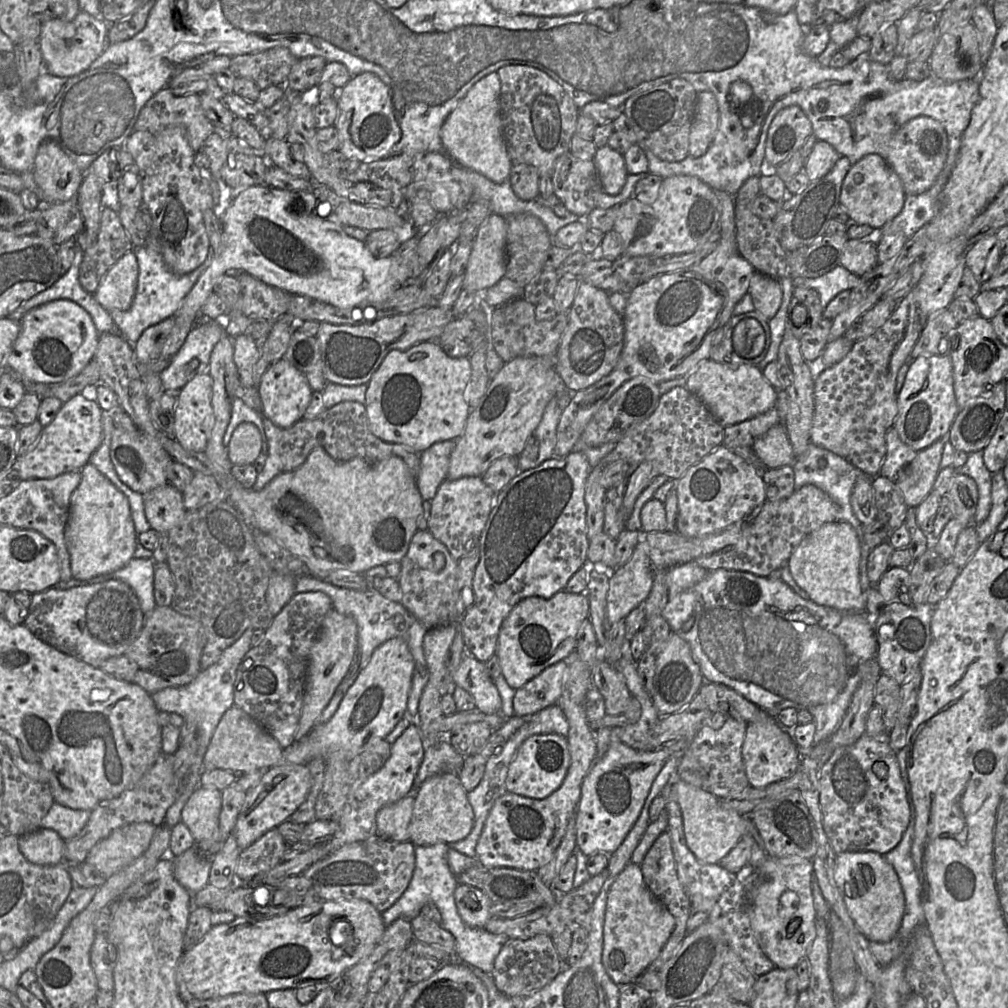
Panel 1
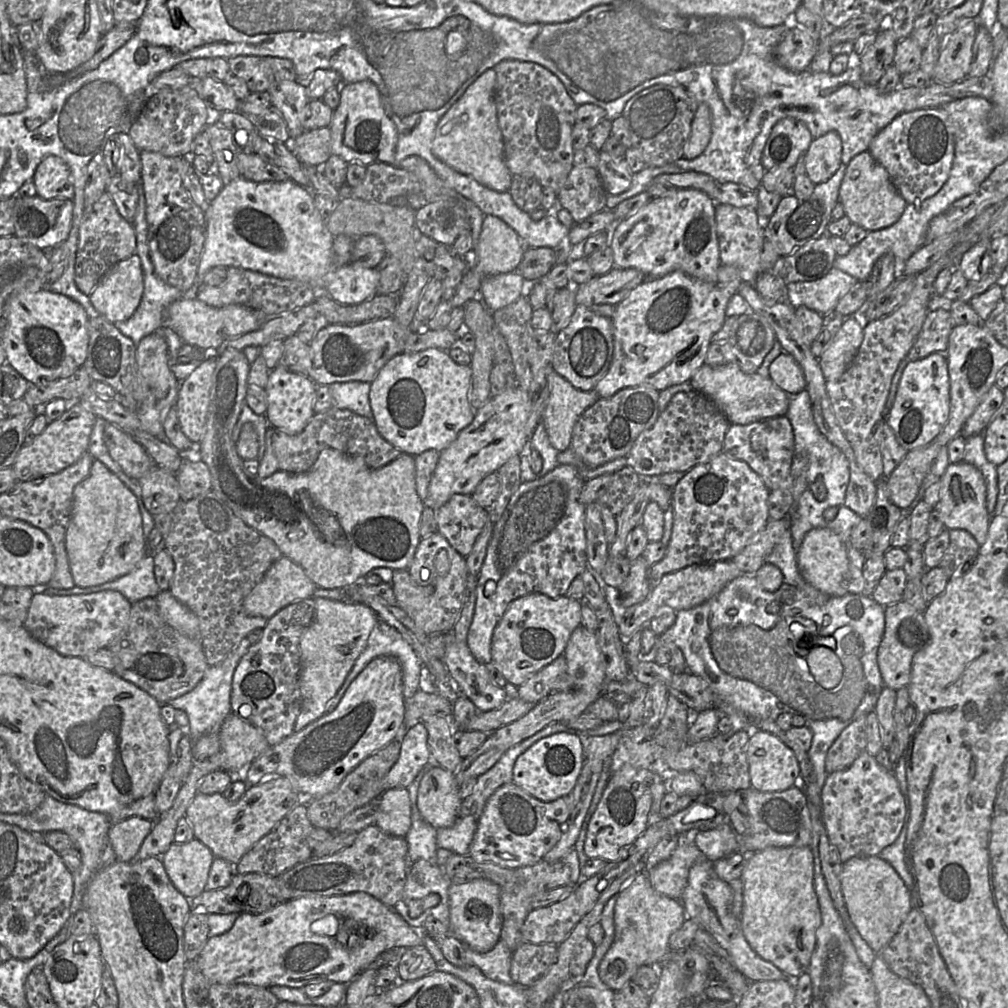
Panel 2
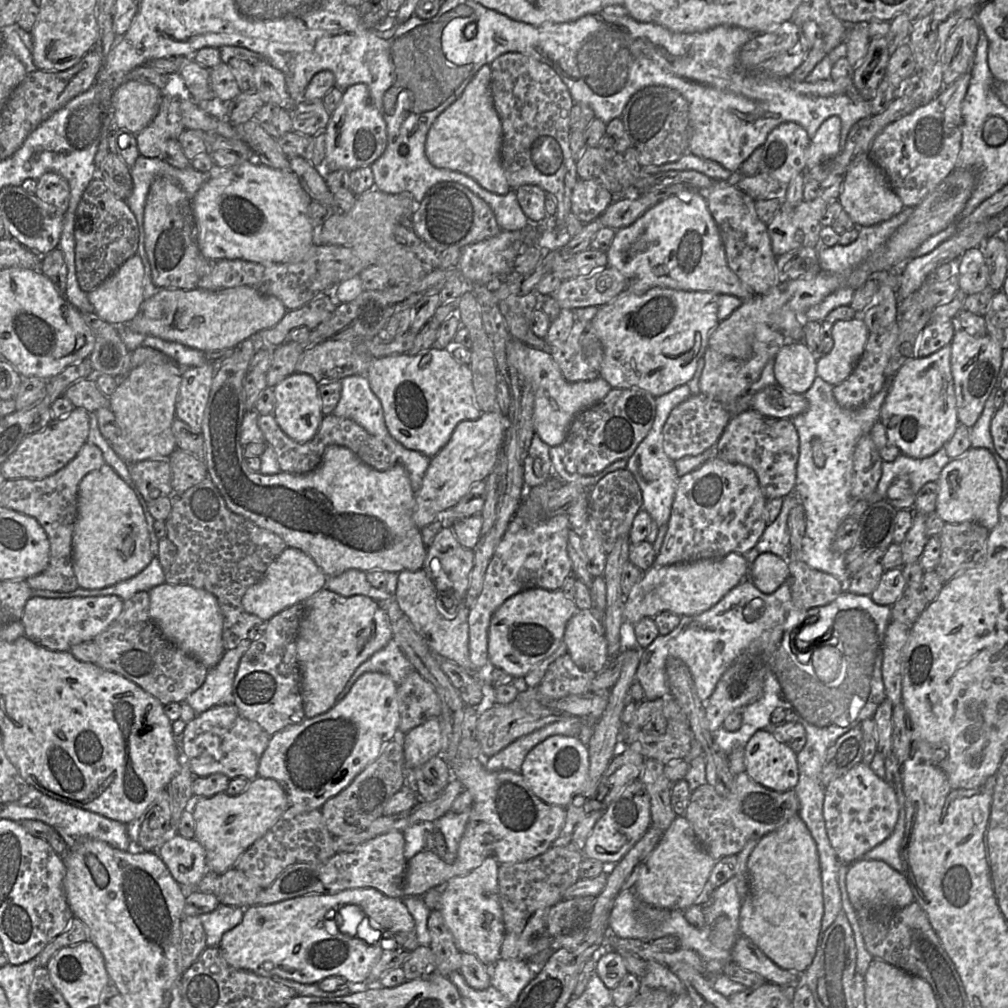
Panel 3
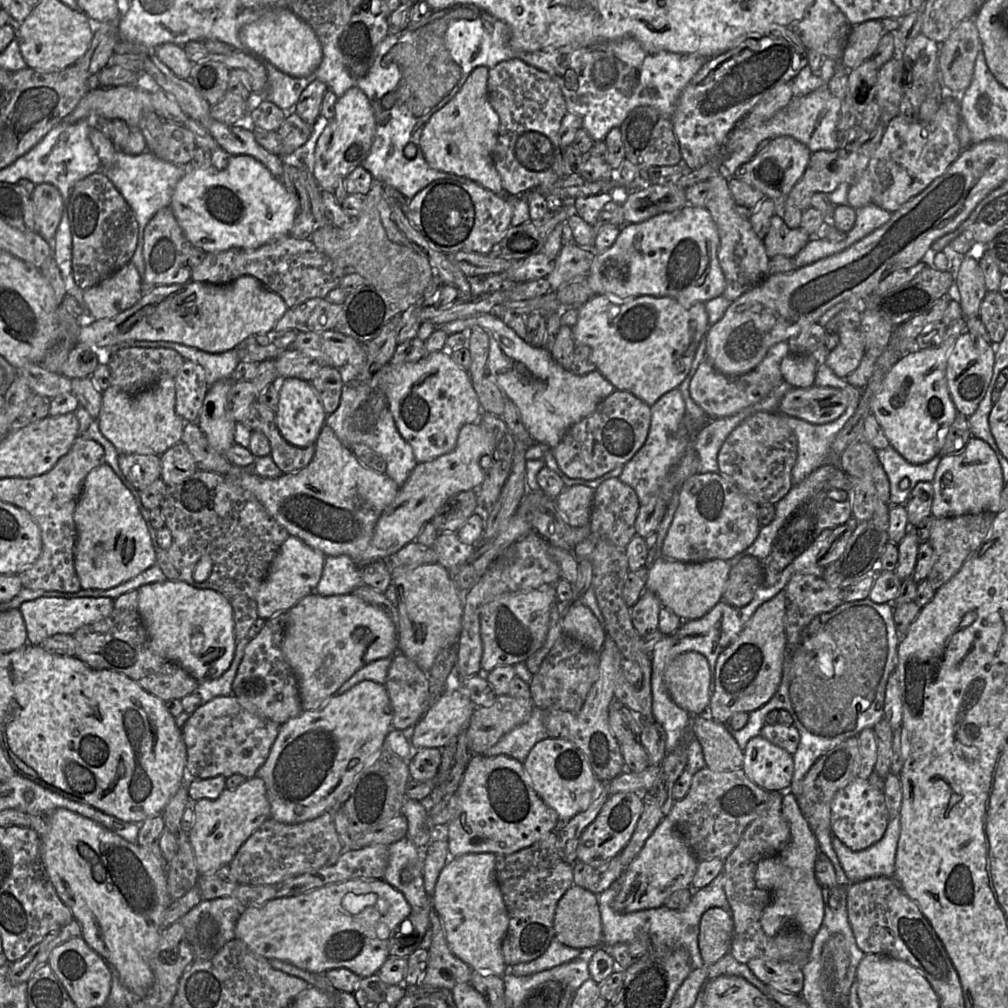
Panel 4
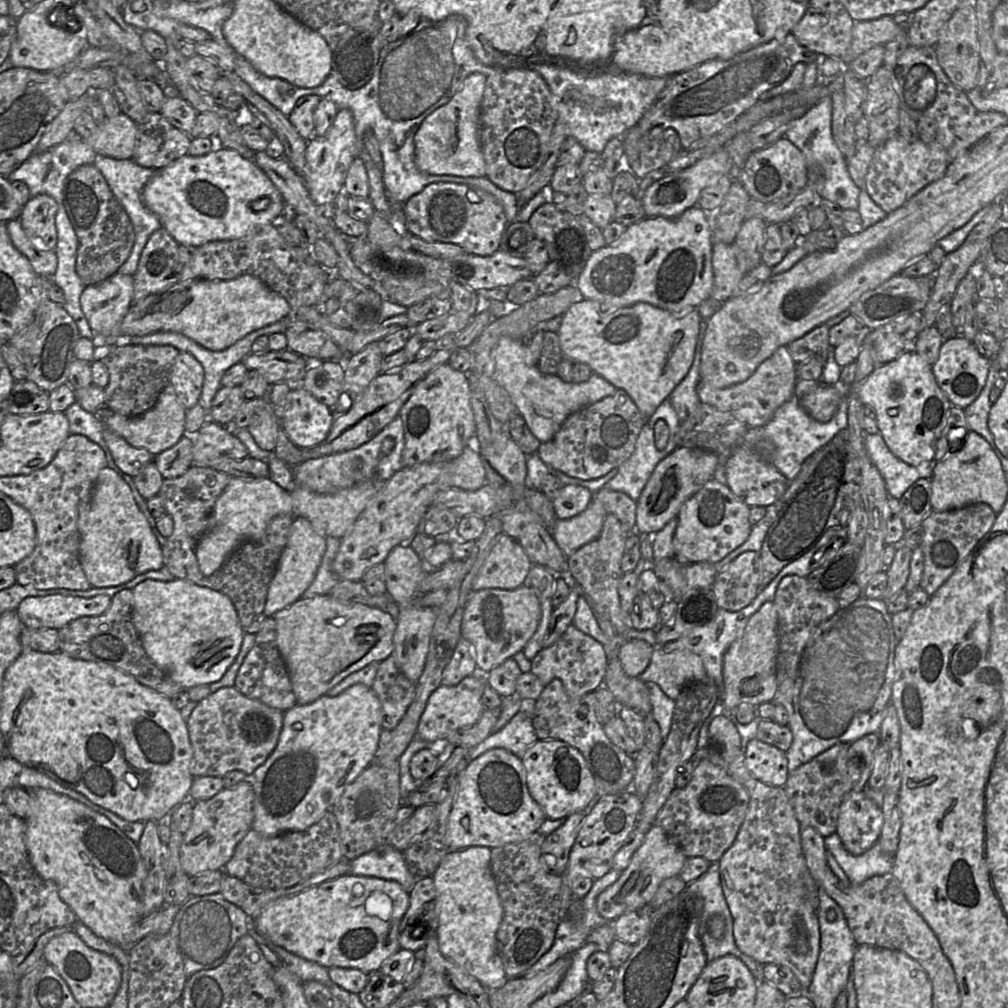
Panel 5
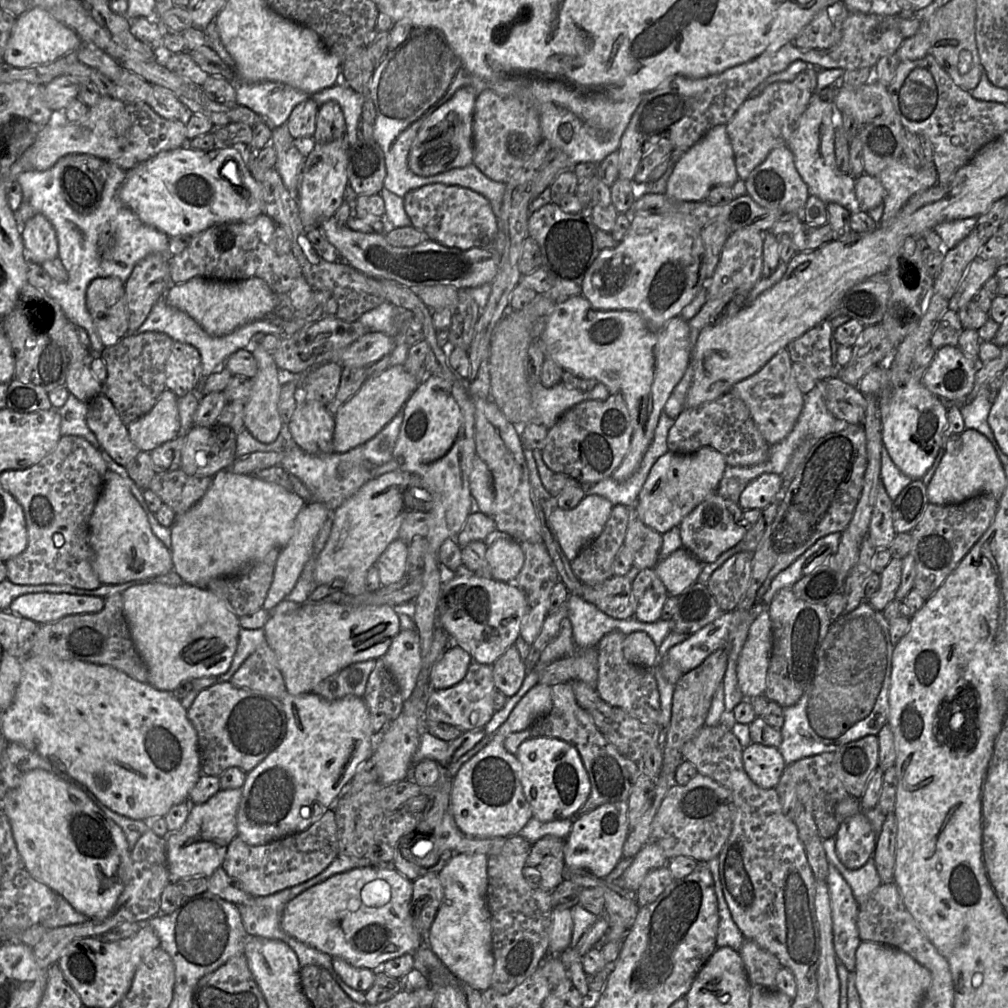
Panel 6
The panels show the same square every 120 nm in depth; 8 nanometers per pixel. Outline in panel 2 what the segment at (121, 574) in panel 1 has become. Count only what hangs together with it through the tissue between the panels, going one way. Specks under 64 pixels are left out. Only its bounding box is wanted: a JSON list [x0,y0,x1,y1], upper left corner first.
[35,556,160,604]

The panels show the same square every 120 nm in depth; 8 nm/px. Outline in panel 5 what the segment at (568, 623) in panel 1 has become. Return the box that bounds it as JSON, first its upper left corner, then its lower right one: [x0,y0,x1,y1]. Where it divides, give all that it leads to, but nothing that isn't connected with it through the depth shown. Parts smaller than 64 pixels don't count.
[461,584,540,674]

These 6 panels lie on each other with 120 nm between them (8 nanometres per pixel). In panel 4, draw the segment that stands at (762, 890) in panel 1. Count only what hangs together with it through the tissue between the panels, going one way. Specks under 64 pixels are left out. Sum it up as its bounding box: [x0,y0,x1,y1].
[754,793,824,938]

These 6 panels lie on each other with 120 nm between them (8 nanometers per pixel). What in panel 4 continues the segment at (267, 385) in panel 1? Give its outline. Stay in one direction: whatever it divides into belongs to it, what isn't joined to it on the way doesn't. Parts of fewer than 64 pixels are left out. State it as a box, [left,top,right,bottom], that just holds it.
[275,378,326,447]

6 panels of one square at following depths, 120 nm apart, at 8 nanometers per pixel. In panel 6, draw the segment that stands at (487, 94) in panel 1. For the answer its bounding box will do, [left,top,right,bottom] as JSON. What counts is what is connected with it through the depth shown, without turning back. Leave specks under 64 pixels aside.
[408,87,477,177]

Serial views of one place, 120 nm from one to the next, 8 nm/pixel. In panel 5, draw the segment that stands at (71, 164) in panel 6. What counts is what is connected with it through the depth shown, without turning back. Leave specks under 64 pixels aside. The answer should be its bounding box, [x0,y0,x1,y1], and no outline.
[63,164,135,285]

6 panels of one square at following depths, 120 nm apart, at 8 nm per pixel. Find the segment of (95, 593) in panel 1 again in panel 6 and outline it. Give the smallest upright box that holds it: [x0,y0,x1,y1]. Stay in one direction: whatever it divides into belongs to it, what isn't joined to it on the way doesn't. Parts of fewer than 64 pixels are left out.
[9,592,104,625]

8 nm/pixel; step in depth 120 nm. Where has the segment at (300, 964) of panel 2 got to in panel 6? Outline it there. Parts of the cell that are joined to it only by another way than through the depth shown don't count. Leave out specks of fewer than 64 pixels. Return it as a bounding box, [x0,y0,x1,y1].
[281,865,421,969]

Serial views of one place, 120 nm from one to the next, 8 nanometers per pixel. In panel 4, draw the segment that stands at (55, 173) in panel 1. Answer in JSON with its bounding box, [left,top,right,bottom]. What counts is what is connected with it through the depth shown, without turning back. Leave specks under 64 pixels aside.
[31,184,63,242]

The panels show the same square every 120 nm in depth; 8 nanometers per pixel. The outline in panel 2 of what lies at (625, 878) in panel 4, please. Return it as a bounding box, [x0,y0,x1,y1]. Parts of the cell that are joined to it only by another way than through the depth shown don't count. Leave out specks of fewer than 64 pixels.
[646,834,707,901]

